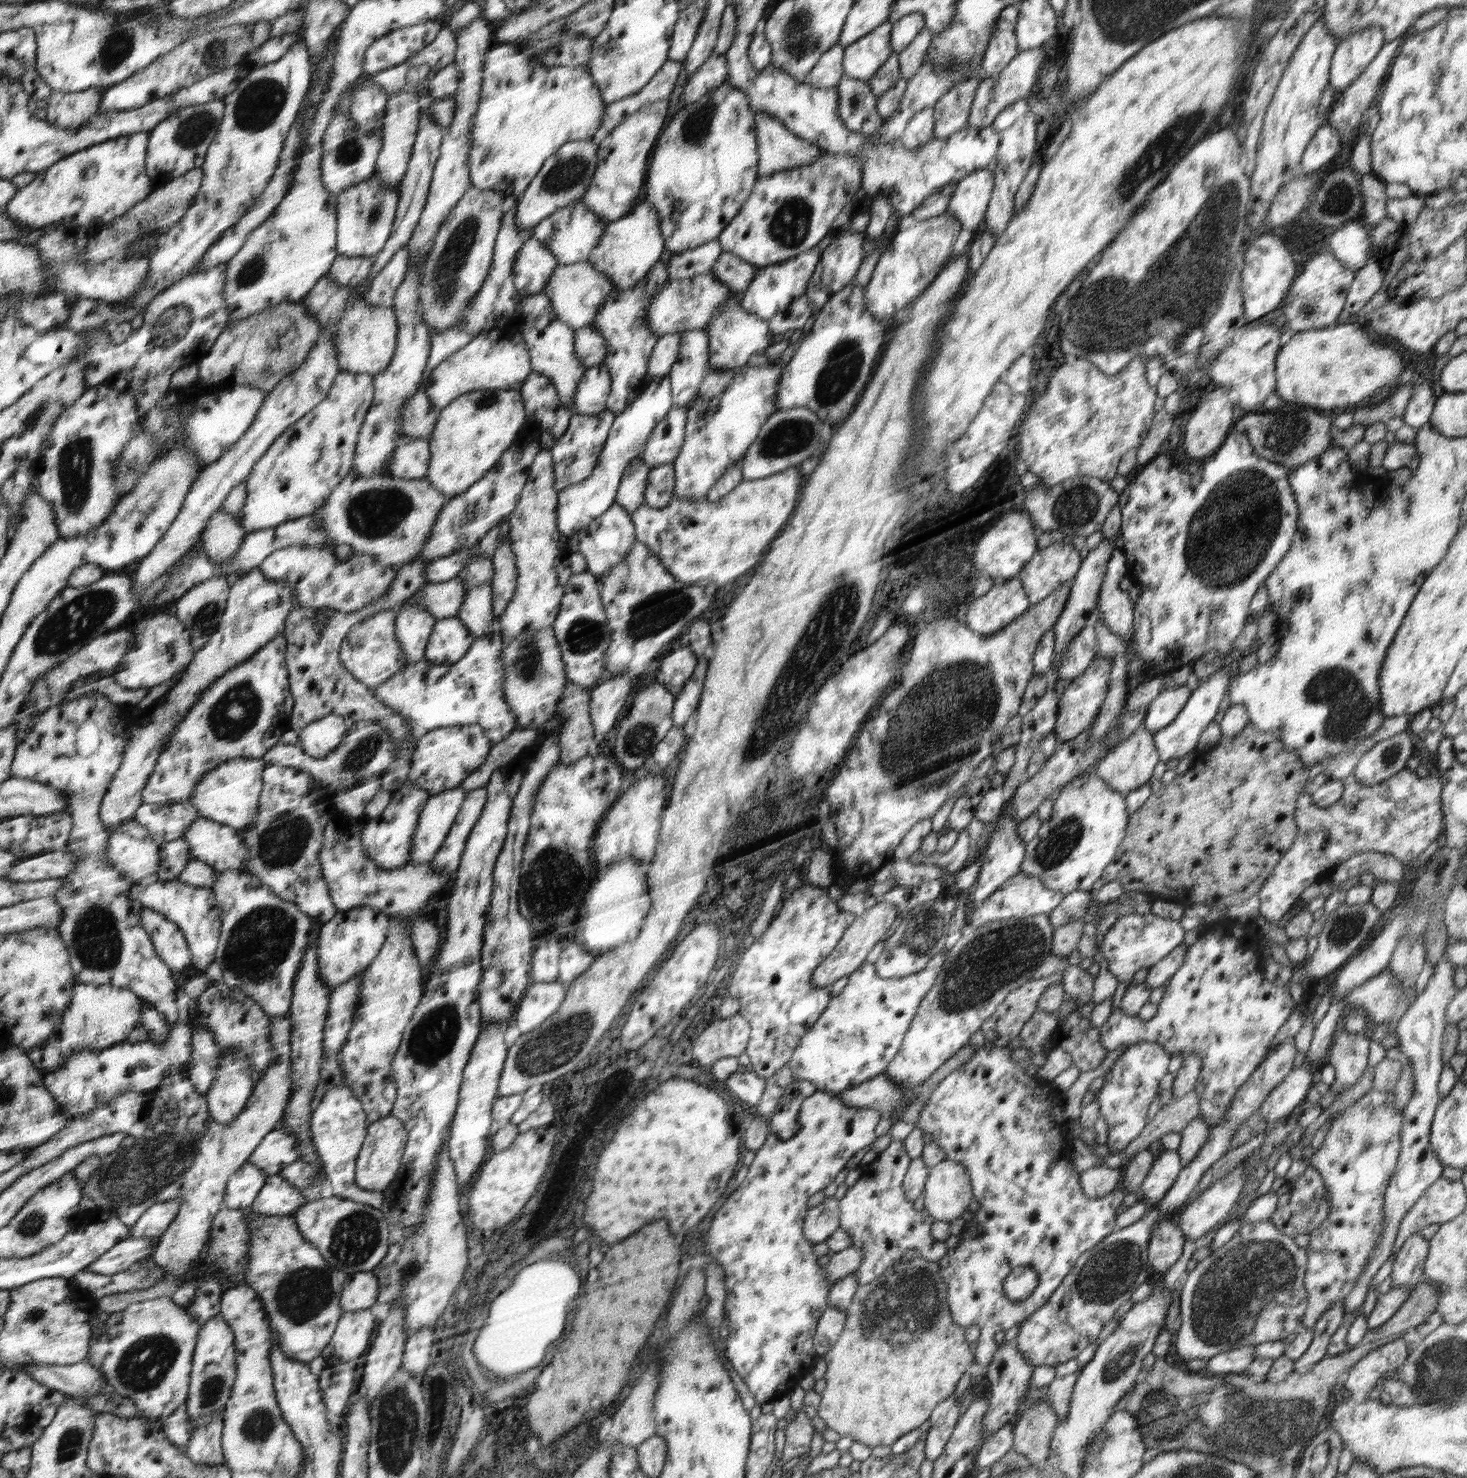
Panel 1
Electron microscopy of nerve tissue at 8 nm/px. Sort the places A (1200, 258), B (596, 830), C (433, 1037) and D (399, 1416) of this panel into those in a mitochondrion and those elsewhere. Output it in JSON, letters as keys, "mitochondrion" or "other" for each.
{"A":"mitochondrion","B":"other","C":"mitochondrion","D":"mitochondrion"}

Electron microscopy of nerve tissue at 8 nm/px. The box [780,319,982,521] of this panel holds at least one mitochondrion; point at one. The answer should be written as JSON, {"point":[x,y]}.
{"point":[846,365]}

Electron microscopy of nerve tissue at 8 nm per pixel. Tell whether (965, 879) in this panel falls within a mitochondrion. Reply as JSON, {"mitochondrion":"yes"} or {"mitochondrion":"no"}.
{"mitochondrion":"no"}

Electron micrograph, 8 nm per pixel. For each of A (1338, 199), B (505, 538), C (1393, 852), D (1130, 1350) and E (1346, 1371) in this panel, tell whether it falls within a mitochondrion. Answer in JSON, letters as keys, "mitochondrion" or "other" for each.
{"A":"mitochondrion","B":"other","C":"other","D":"mitochondrion","E":"other"}

